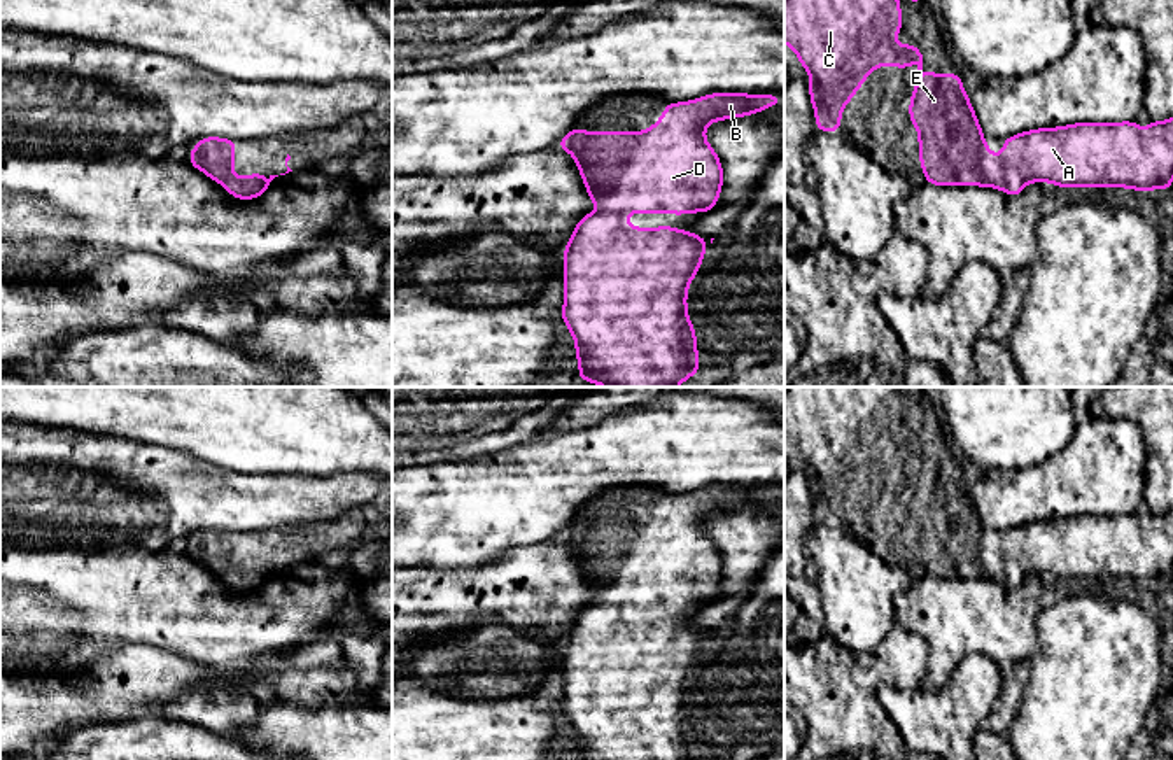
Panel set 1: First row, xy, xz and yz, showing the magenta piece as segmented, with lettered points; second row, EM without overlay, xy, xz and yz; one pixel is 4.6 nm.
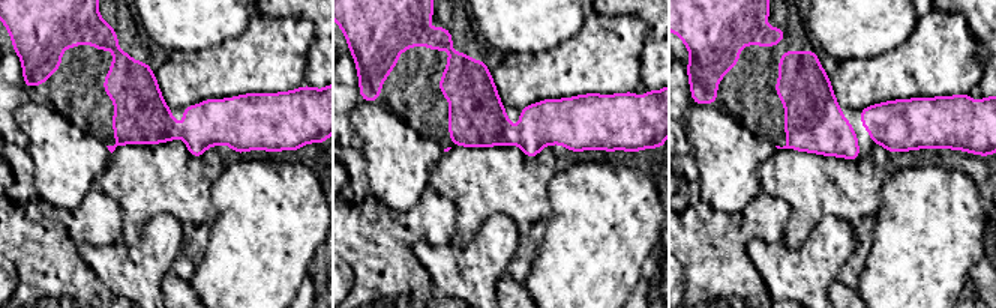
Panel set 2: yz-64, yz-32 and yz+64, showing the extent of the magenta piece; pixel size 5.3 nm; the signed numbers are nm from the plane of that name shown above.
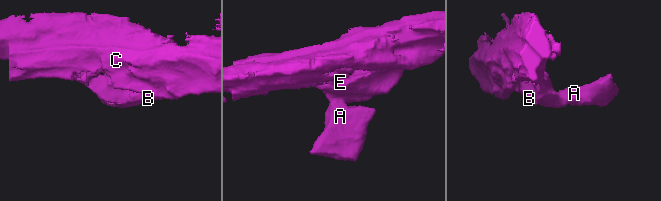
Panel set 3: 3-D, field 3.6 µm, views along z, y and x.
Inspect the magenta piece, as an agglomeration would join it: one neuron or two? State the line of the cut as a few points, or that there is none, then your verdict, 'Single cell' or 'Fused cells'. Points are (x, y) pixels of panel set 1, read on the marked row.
No split. Single cell

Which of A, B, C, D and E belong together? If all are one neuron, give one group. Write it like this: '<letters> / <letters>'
A B C D E

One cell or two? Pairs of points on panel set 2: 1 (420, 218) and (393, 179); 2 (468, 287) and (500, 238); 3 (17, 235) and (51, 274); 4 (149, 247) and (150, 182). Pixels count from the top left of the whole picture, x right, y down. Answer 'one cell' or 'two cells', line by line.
1: two cells
2: one cell
3: one cell
4: two cells

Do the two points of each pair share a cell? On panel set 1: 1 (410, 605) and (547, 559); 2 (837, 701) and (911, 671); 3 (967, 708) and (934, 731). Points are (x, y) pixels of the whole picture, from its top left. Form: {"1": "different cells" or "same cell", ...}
{"1": "same cell", "2": "same cell", "3": "same cell"}

